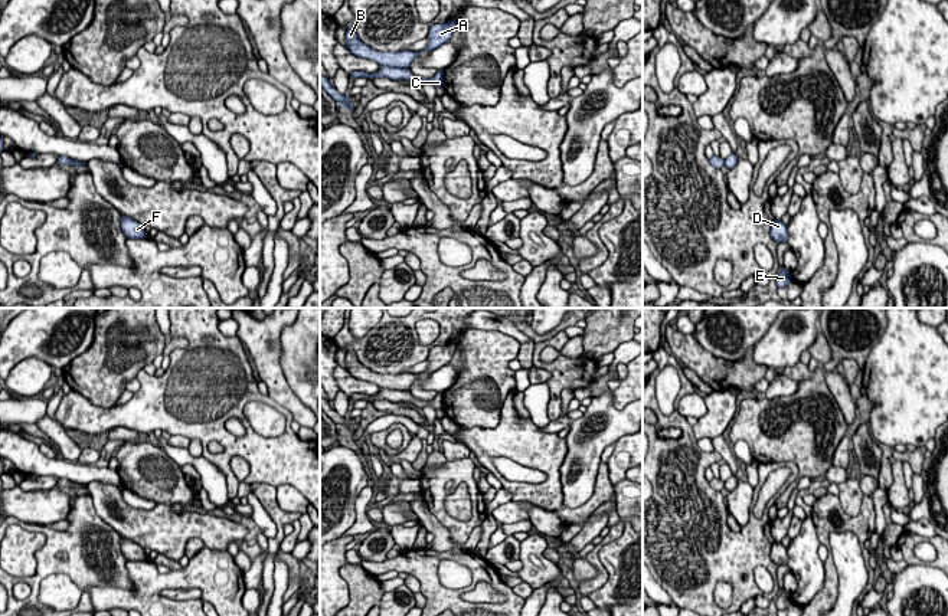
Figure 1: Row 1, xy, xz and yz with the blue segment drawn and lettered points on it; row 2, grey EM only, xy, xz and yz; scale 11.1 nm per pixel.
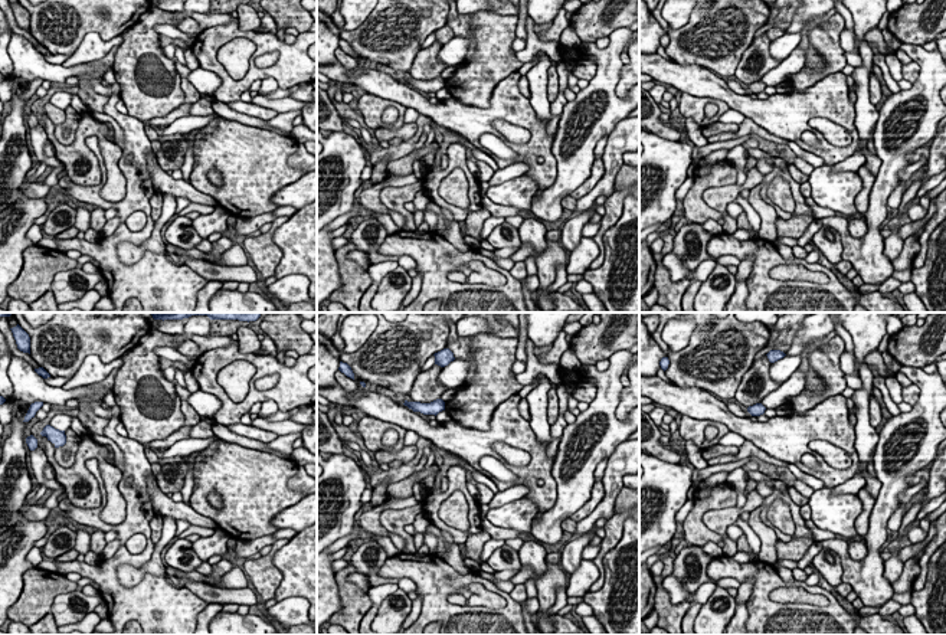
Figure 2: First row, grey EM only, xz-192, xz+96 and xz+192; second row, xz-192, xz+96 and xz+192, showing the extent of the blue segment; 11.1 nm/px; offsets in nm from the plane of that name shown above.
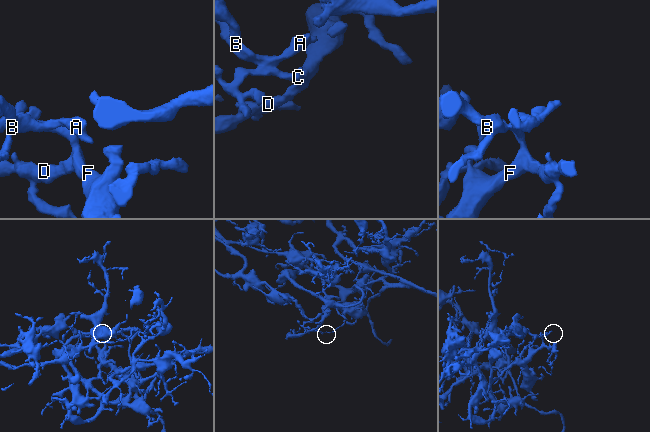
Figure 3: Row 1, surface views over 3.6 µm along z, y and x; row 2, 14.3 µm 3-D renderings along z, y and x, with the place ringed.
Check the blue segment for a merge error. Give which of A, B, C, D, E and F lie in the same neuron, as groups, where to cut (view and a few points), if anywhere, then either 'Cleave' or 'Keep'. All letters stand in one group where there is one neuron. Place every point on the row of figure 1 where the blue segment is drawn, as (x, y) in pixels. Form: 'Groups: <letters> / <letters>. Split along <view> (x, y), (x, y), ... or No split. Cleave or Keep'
Groups: A B C D E F. No split. Keep

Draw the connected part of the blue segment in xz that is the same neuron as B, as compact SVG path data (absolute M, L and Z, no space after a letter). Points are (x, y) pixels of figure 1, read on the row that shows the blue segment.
M349 26L346 32L346 47L359 58L372 59L380 65L380 69L375 73L367 73L363 71L356 71L350 73L352 79L357 78L388 78L401 81L405 79L408 82L412 82L413 85L425 85L432 83L437 86L444 86L444 69L437 71L437 73L432 78L418 78L413 76L409 66L413 62L415 58L421 55L419 52L412 50L401 50L401 52L380 52L375 50L373 47L365 45L356 35L354 29Z

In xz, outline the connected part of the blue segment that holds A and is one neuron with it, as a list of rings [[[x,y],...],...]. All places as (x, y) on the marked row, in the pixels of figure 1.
[[[448,20],[447,23],[432,24],[428,33],[428,45],[422,50],[434,50],[441,45],[450,42],[455,29],[457,20]]]

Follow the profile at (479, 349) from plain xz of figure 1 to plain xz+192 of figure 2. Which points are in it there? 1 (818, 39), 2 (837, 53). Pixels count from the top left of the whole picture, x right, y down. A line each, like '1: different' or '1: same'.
1: same
2: same

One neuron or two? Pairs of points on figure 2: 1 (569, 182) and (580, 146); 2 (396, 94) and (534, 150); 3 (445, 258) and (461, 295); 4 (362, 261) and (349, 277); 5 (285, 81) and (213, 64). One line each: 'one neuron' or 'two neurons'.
1: one neuron
2: one neuron
3: one neuron
4: two neurons
5: one neuron

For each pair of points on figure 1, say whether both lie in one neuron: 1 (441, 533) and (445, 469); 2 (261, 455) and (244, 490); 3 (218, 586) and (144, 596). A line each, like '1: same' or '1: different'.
1: different
2: different
3: same

